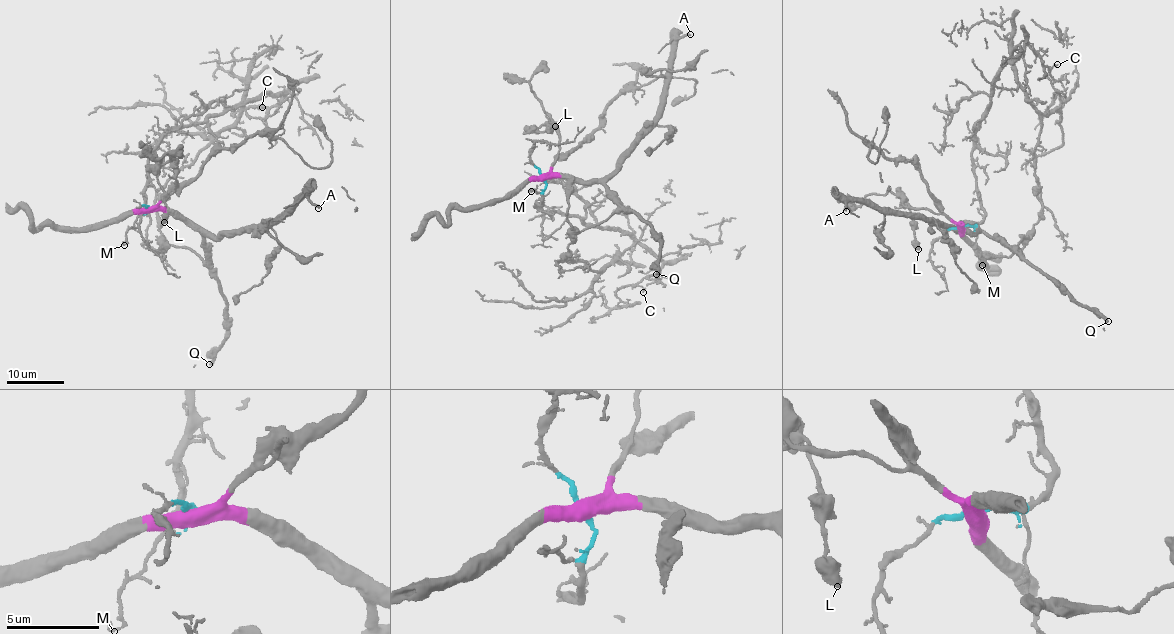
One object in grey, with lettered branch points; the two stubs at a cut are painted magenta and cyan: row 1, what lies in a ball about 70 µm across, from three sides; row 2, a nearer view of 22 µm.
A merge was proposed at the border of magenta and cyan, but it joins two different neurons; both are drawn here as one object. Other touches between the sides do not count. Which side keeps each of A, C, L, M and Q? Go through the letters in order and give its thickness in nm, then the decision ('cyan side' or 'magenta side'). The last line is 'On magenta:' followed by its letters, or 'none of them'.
A: 240 nm | magenta side
C: 150 nm | cyan side
L: 550 nm | magenta side
M: 200 nm | cyan side
Q: 380 nm | magenta side
On magenta: A, L, Q

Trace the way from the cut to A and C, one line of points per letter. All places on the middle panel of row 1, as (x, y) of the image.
A: (544, 178), (607, 179), (615, 171), (618, 157), (656, 119), (674, 43), (690, 34)
C: (544, 179), (541, 205), (534, 208), (632, 233), (650, 248), (661, 270), (637, 284), (643, 292)

